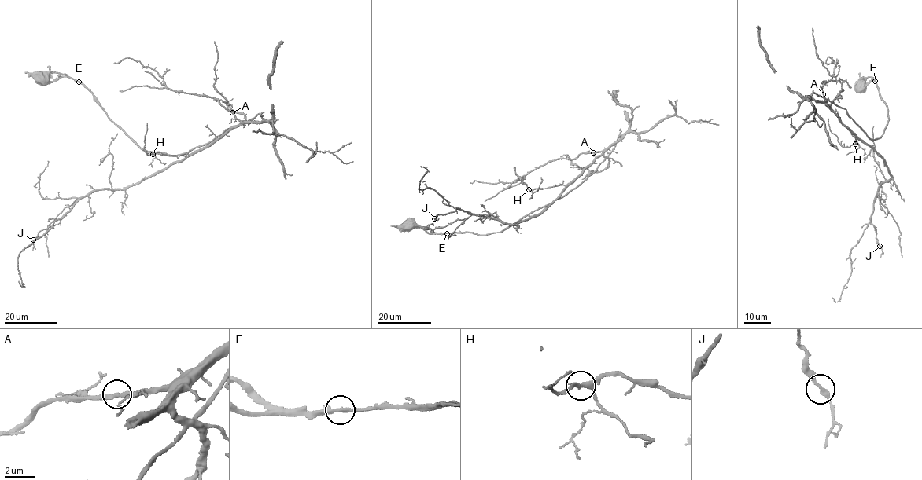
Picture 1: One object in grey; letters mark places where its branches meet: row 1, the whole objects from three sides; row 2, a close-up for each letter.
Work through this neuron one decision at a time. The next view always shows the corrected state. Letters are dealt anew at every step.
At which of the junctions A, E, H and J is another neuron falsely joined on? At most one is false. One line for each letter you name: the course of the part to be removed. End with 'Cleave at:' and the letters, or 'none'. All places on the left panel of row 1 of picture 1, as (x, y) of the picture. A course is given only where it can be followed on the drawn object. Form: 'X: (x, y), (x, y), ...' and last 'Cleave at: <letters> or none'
Cleave at: none

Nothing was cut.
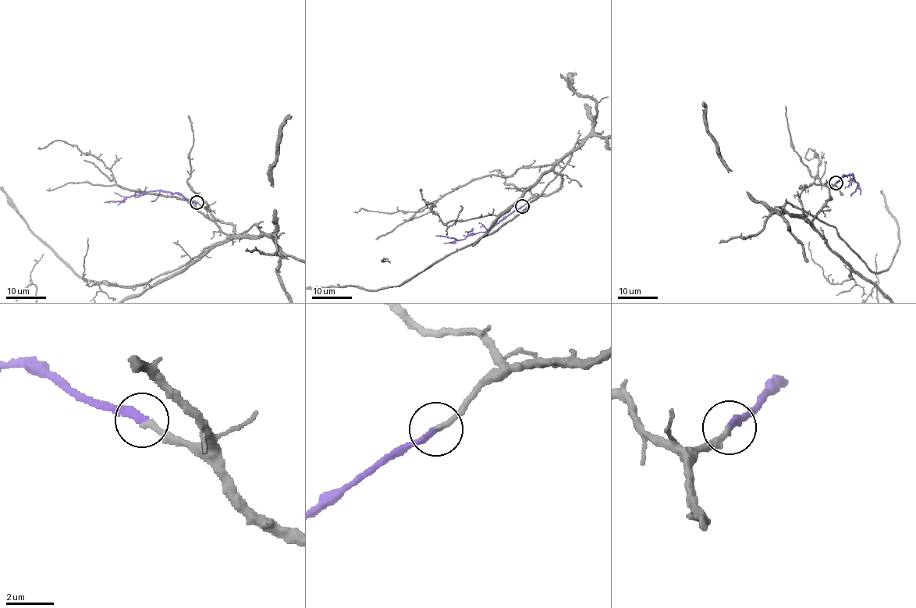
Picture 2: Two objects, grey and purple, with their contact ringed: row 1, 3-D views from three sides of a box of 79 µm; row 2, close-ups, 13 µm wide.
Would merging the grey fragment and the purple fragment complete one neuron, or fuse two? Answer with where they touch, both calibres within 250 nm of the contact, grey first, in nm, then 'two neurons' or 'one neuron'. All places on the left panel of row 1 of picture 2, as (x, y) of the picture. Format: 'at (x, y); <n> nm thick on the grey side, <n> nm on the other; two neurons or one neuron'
at (197, 202); 220 nm thick on the grey side, 280 nm on the other; one neuron

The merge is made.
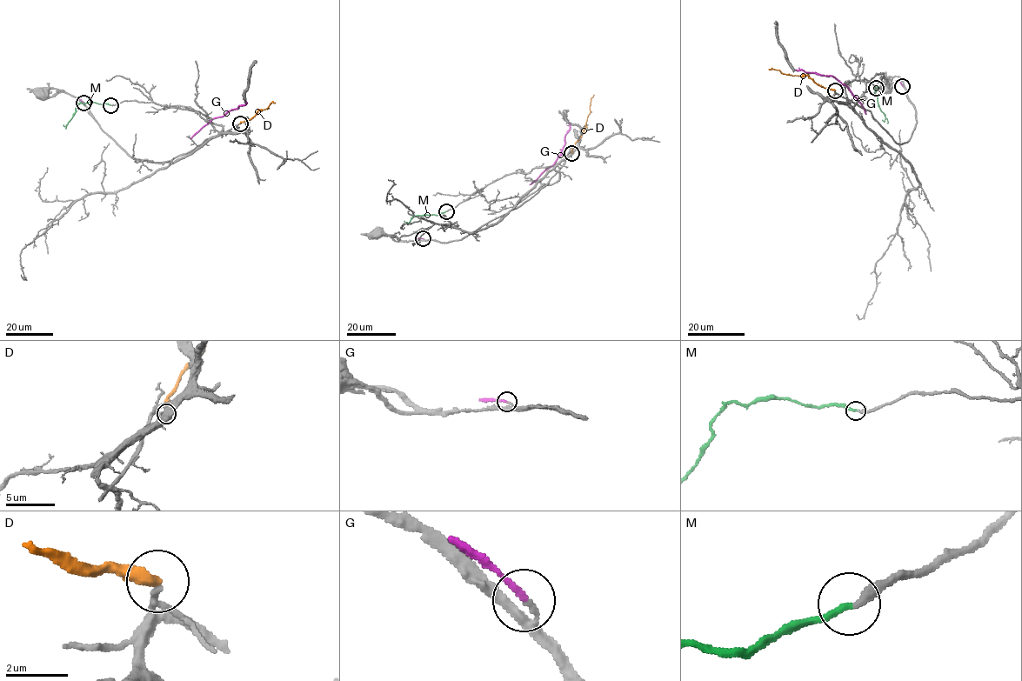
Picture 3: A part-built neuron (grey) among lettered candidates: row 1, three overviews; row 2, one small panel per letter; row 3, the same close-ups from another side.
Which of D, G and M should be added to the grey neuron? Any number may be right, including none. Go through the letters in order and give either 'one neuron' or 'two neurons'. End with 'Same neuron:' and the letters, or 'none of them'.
D: two neurons
G: two neurons
M: one neuron
Same neuron: M

